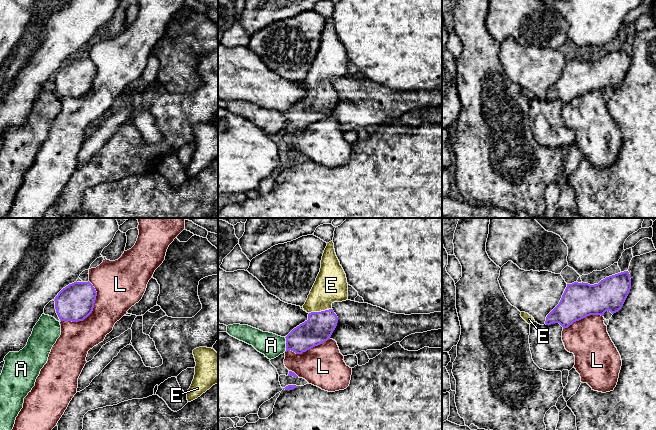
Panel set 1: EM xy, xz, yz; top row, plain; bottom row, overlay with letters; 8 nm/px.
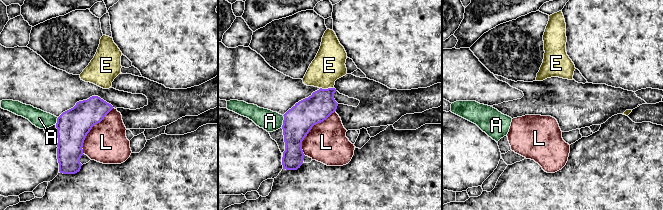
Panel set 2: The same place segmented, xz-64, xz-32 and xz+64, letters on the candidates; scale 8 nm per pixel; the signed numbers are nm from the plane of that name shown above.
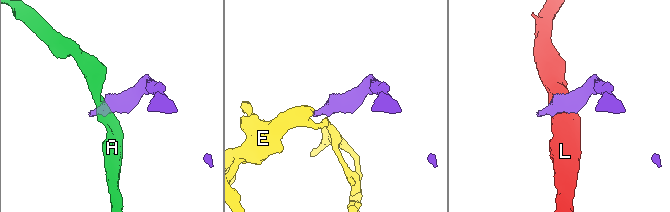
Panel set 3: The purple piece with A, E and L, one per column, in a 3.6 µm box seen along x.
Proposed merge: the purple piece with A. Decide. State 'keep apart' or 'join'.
keep apart

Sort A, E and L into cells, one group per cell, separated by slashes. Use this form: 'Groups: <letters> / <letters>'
Groups: A / E / L

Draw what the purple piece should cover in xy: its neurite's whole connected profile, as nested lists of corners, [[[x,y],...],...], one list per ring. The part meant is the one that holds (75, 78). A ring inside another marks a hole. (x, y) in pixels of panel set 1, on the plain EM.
[[[74,58],[55,73],[55,85],[60,97],[83,97],[93,87],[97,68],[88,58]]]

